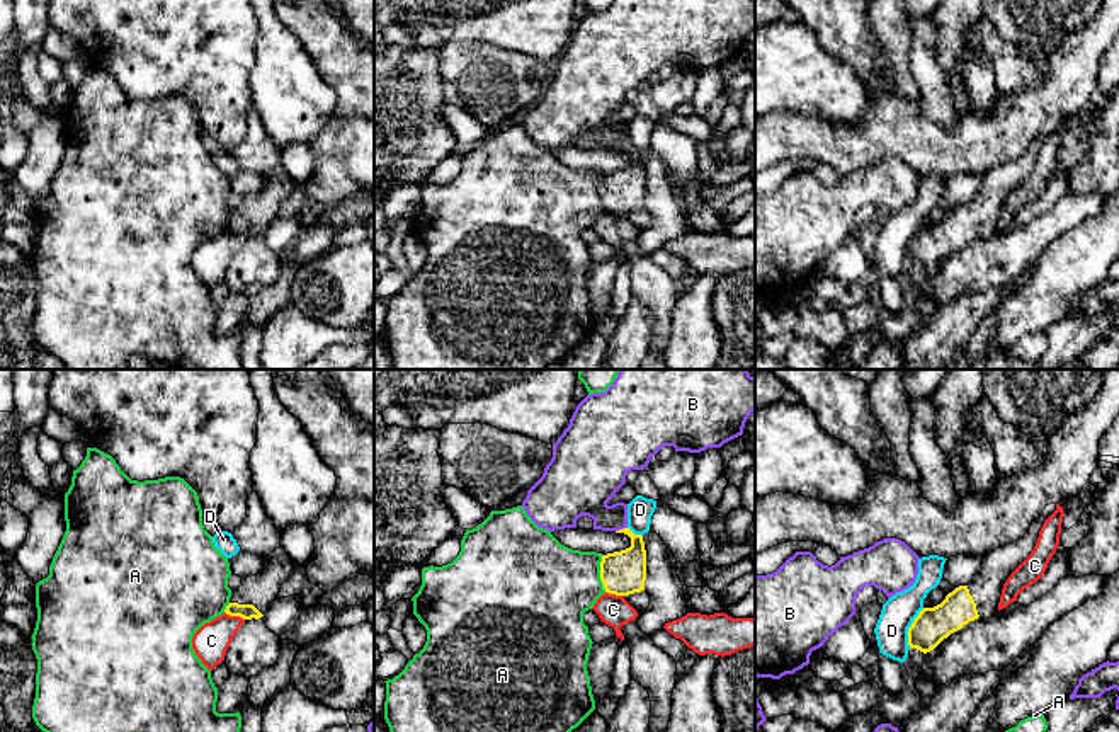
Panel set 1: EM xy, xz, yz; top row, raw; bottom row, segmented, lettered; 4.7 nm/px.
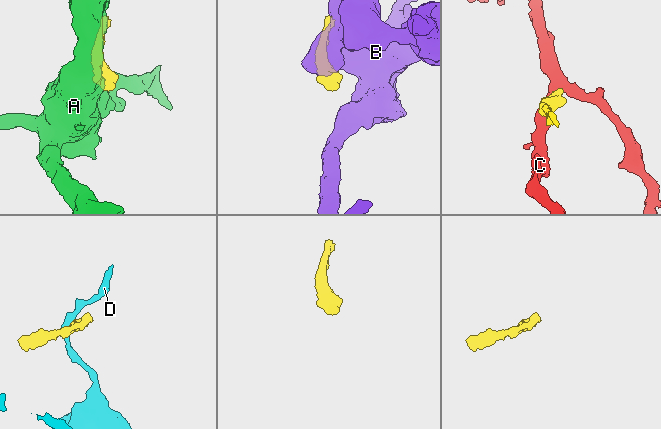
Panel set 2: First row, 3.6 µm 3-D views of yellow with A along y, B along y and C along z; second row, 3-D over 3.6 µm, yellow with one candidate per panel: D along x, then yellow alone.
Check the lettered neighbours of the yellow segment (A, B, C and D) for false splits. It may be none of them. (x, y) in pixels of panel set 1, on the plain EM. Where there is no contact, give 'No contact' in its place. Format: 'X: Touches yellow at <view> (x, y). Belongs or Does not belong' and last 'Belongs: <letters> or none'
A: Touches yellow at xz (601, 193). Does not belong
B: Touches yellow at xz (621, 148). Does not belong
C: Touches yellow at xy (235, 234). Does not belong
D: Touches yellow at yz (908, 247). Does not belong
Belongs: none

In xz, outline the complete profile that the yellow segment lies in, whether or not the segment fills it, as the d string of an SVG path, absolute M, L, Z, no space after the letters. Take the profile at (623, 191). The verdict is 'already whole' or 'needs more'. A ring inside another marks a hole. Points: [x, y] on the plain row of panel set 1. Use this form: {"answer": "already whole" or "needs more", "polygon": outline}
{"answer": "needs more", "polygon": "M629 146L619 148L631 157L631 165L621 170L602 174L600 199L605 211L622 214L638 232L650 225L650 214L645 209L646 199L646 169L641 153Z"}

